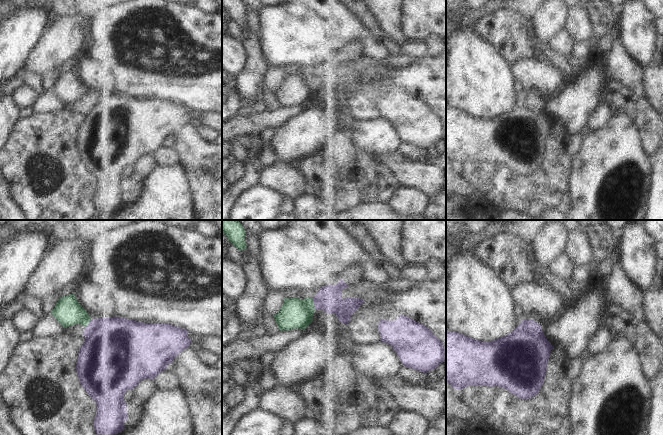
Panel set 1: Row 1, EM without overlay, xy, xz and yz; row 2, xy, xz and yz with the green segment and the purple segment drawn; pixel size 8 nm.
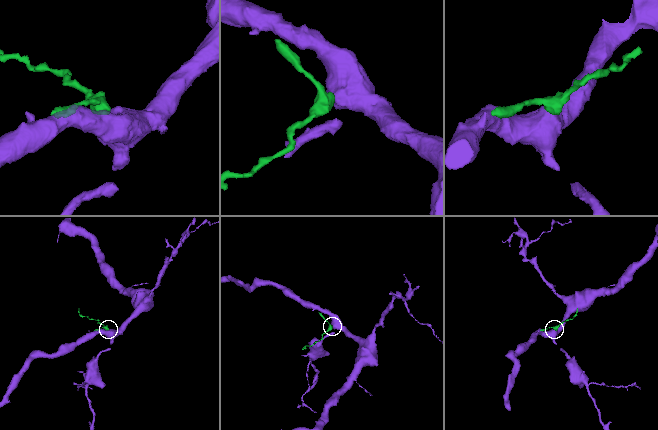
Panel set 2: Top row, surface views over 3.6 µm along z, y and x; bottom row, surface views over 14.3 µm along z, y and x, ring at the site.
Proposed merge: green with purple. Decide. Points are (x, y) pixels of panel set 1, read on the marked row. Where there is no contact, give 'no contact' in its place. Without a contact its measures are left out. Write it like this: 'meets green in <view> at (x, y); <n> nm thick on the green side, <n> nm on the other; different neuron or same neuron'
meets green in xz at (313, 304); 240 nm thick on the green side, 200 nm on the other; different neuron

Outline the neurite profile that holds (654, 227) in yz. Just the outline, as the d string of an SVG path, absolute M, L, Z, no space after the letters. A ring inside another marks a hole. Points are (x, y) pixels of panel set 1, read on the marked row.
M642 220L646 231L663 248L663 220Z

